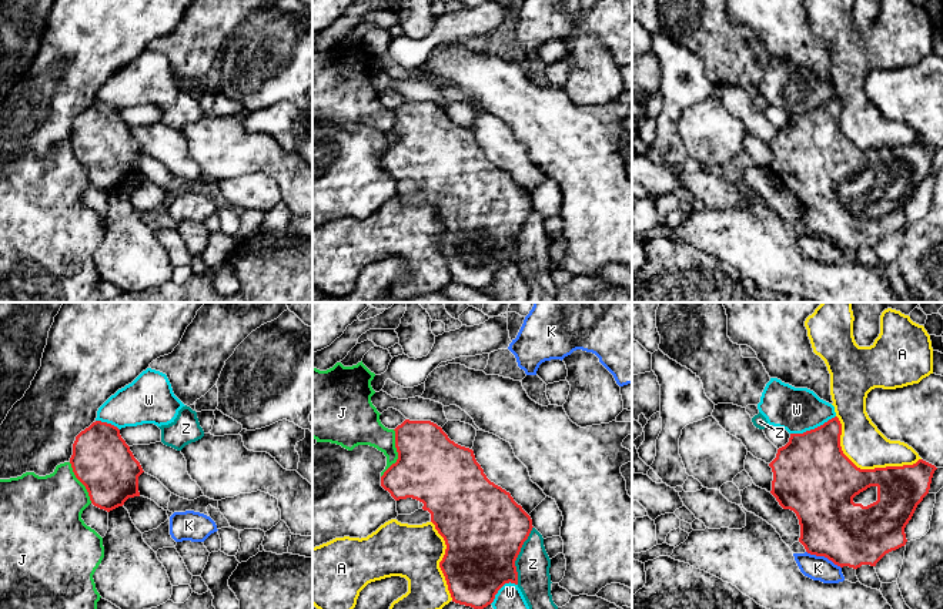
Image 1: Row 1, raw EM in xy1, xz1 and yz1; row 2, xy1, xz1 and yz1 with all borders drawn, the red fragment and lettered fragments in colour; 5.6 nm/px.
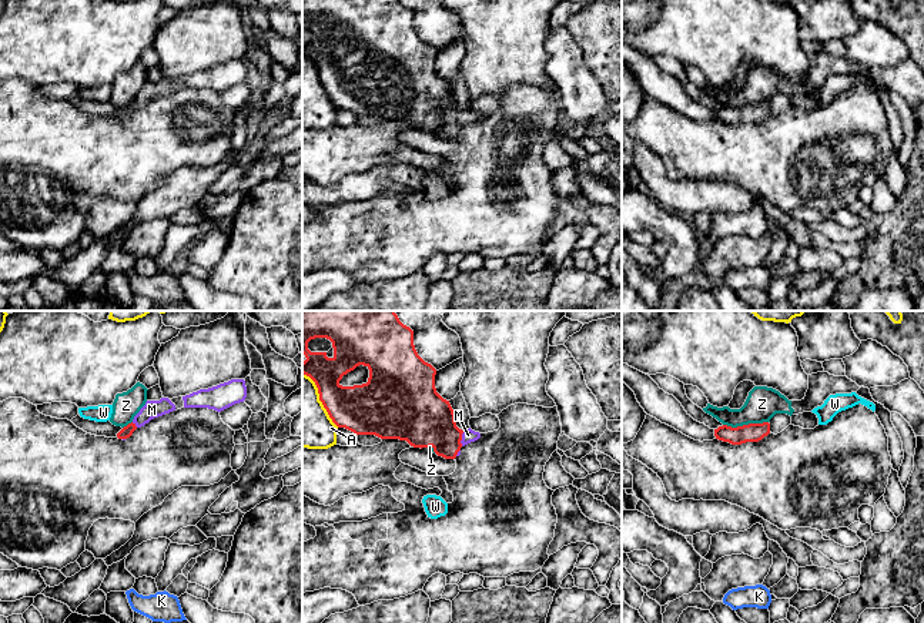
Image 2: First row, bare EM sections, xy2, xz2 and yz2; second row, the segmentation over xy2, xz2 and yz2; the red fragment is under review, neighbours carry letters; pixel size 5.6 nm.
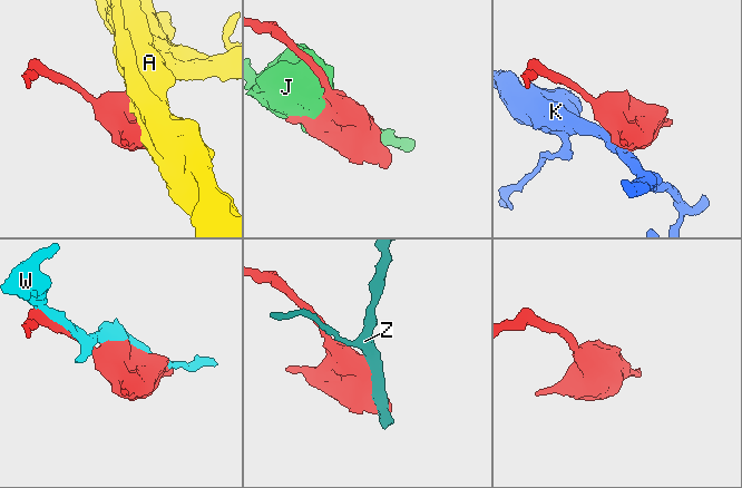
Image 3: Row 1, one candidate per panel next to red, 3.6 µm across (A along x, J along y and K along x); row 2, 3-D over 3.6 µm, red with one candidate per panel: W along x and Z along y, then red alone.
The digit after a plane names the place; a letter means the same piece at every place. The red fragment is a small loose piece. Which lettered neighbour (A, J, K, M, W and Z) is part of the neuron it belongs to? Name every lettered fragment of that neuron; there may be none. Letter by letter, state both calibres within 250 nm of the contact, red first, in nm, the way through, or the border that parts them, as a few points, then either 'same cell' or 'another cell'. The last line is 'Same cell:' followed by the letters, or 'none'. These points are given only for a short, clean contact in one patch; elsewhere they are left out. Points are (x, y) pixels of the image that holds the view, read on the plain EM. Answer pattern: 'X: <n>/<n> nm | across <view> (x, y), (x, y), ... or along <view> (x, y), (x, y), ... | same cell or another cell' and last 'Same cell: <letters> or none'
A: 400/240 nm | another cell
J: 400/190 nm | another cell
K: 360/140 nm | along yz1 (806, 231), (823, 236), (840, 248) | another cell
M: 320/70 nm | across xz2 (422, 99), (447, 119), (461, 119), (468, 116) | same cell
W: 440/260 nm | another cell
Z: 460/190 nm | another cell
Same cell: M

